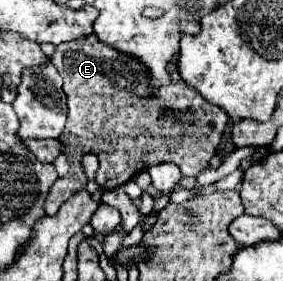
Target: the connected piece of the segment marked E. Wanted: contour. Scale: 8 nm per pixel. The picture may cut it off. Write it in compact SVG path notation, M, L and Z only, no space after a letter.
M94 35L62 43L58 47L58 57L56 51L52 55L52 65L60 71L64 79L64 93L68 97L68 121L60 141L64 143L64 153L70 161L70 173L60 177L48 191L44 203L46 215L54 215L72 193L88 185L88 177L82 167L82 157L86 153L98 157L100 169L96 171L96 185L108 191L128 183L140 171L164 161L176 163L182 175L194 177L214 157L230 117L180 81L174 63L172 77L176 77L176 81L172 81L168 89L160 89L160 105L168 105L172 109L194 109L196 121L192 129L184 129L180 123L172 121L172 117L160 117L160 105L156 105L156 101L144 101L144 93L148 93L144 69L140 69L132 57L124 57L124 53L116 53L114 49L100 45Z

